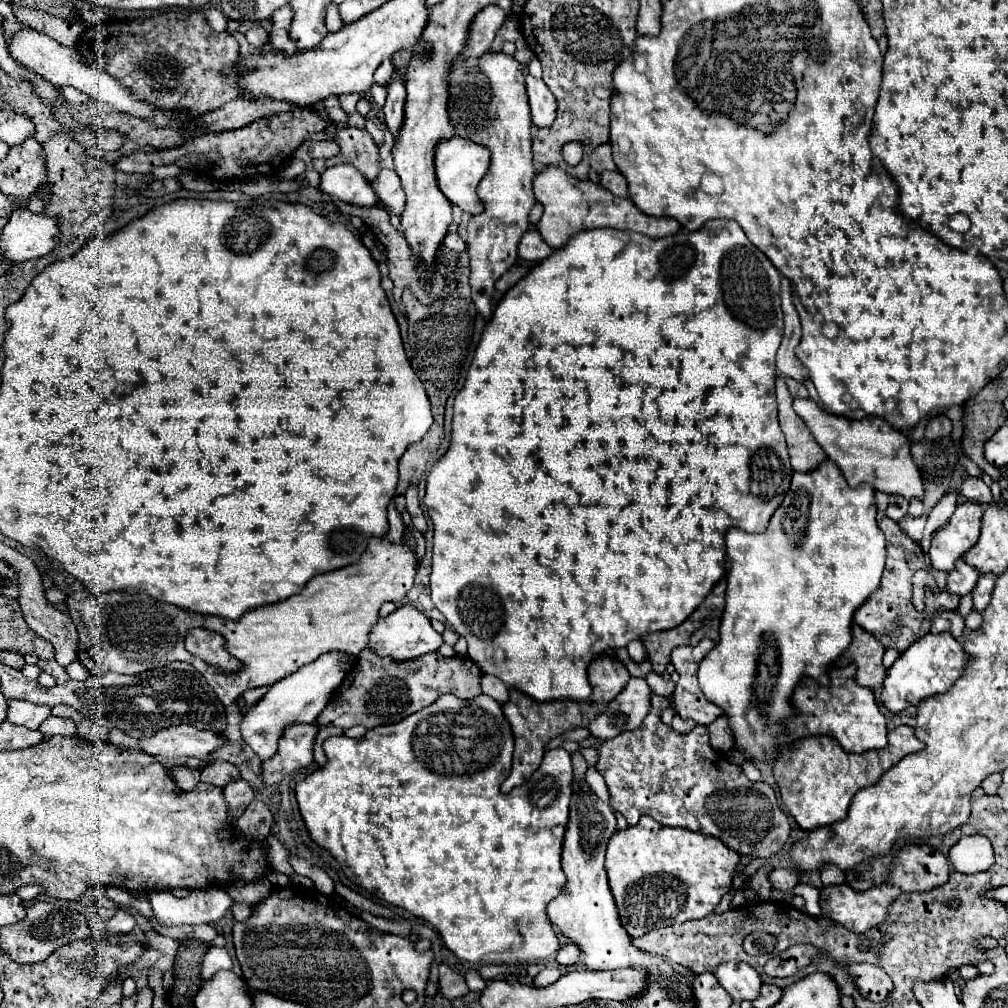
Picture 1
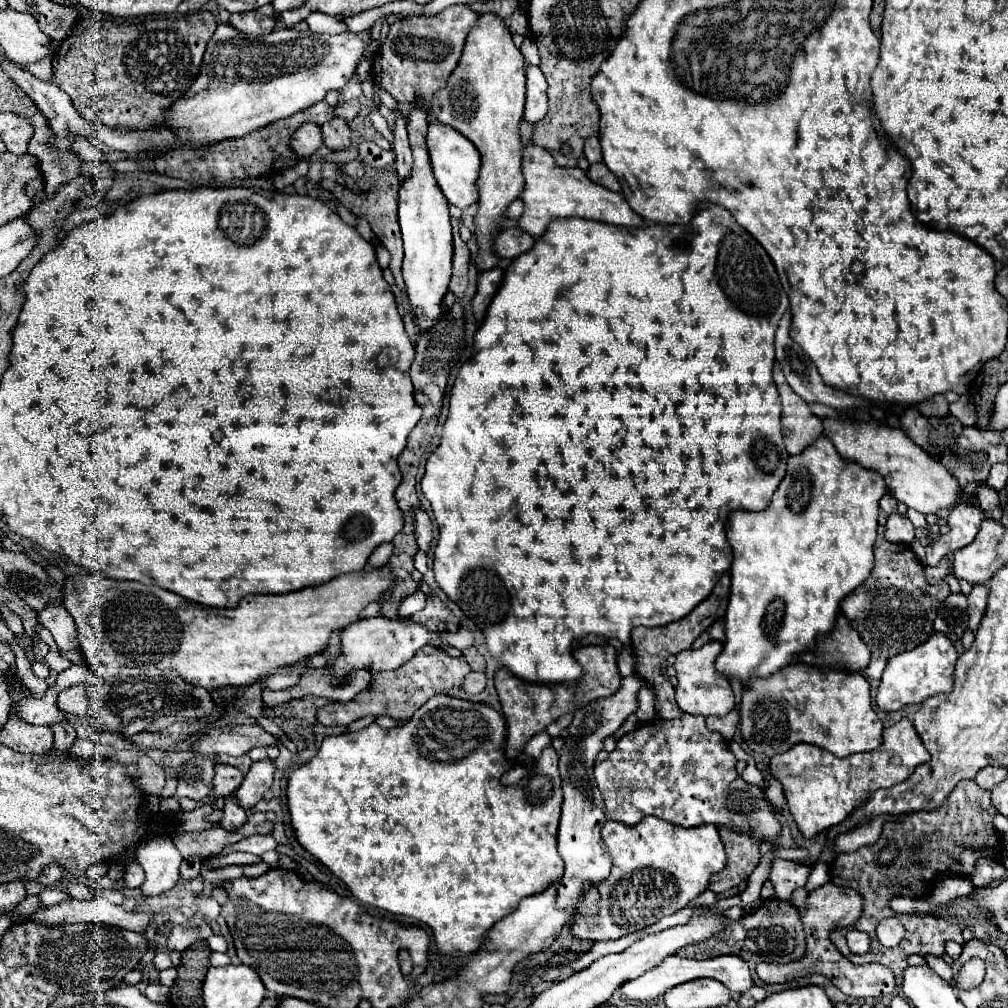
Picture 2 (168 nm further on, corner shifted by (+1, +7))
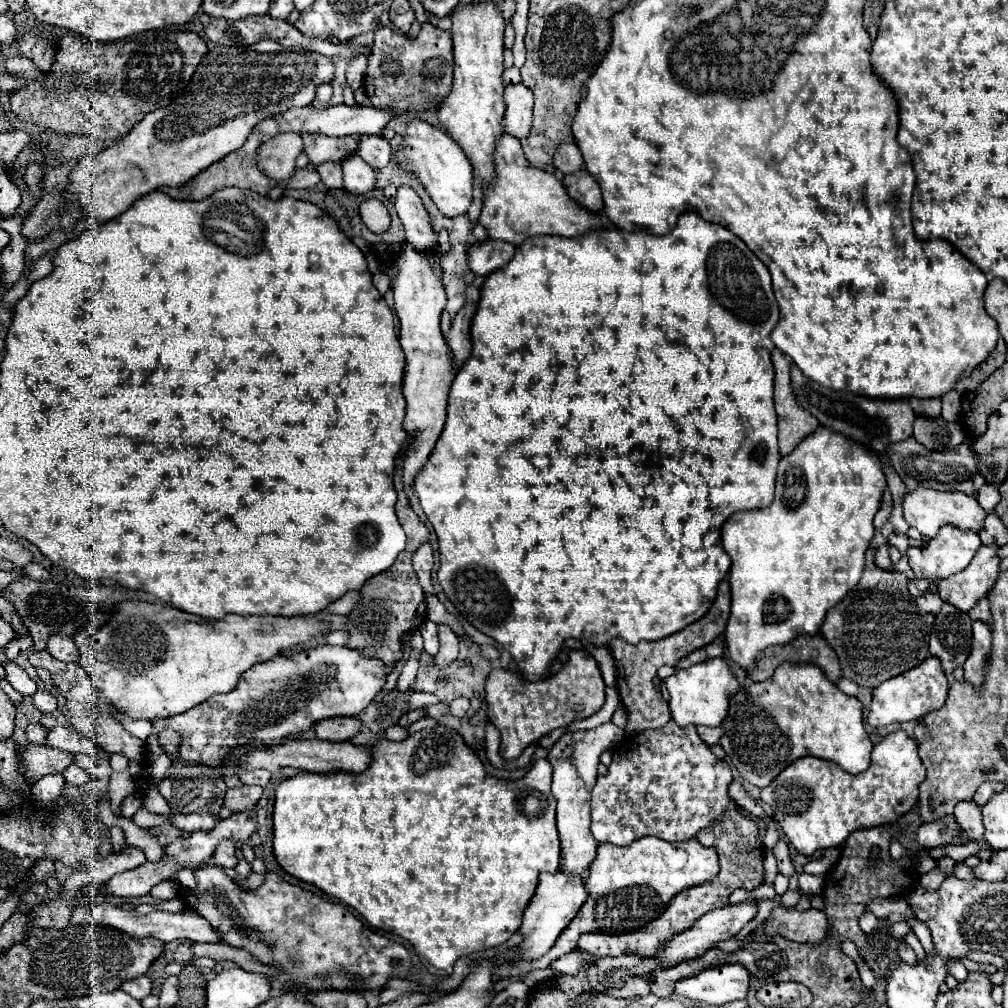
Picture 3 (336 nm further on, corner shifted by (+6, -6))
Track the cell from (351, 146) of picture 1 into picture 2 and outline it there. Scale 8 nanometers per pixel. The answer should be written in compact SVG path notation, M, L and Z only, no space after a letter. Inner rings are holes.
M333 117L331 121L321 125L321 131L323 131L323 143L331 151L343 151L351 147L351 129L345 119Z

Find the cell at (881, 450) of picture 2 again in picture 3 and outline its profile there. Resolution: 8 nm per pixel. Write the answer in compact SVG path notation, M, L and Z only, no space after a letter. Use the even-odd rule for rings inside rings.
M918 488L916 492L906 494L904 498L904 518L916 528L924 538L934 538L942 526L954 526L960 530L976 530L984 528L986 512L980 508L974 496L966 496L962 492L938 492L930 488Z

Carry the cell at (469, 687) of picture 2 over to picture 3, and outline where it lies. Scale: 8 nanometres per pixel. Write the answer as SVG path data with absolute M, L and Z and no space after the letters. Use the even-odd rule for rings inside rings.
M460 696L460 698L456 698L456 700L450 702L450 712L454 716L464 716L468 712L468 706L470 706L470 700L464 698L464 696Z

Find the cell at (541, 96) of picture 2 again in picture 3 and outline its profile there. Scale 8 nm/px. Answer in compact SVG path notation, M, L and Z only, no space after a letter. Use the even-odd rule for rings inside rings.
M510 84L504 90L504 132L514 138L526 138L532 124L534 94L524 84Z

